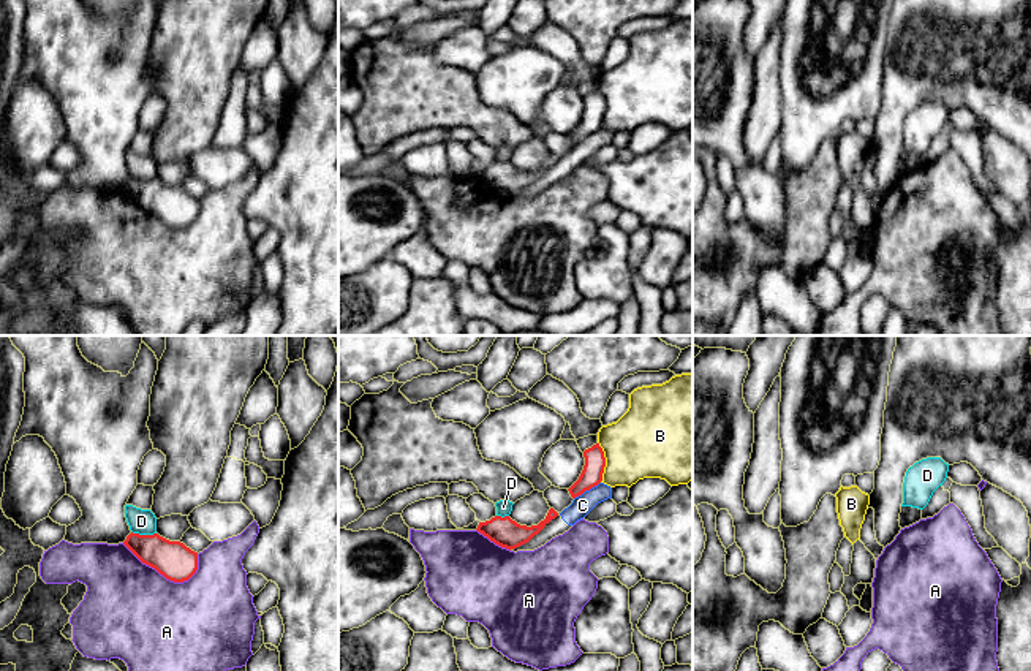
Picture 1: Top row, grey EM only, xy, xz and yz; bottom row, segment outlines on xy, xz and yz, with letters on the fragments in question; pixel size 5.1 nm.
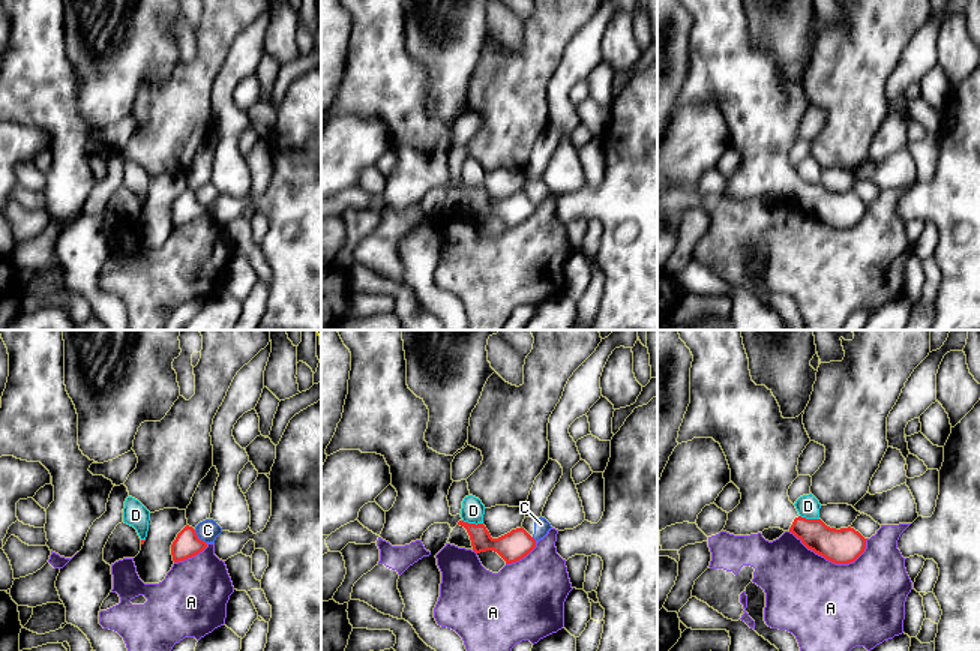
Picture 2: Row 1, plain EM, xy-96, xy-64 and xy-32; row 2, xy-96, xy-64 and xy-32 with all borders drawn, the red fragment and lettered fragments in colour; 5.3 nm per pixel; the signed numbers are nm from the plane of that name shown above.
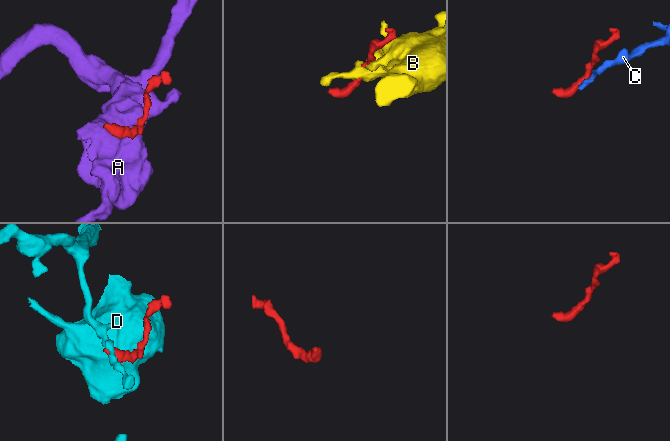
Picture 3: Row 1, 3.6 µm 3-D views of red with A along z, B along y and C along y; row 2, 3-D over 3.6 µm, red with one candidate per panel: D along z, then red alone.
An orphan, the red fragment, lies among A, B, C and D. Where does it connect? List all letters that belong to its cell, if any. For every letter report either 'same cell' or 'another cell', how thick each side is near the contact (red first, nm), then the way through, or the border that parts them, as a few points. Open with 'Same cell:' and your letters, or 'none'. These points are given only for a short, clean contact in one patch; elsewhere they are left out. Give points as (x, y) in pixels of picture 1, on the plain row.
Same cell: none
A: another cell; 190 nm thick on the red side, 480 nm on the other
B: another cell; 110 nm thick on the red side, 360 nm on the other
C: another cell; 110 nm thick on the red side, 100 nm on the other; border along xz (600, 127), (574, 144)
D: another cell; 190 nm thick on the red side, 130 nm on the other; border along xy (132, 176), (155, 179)

